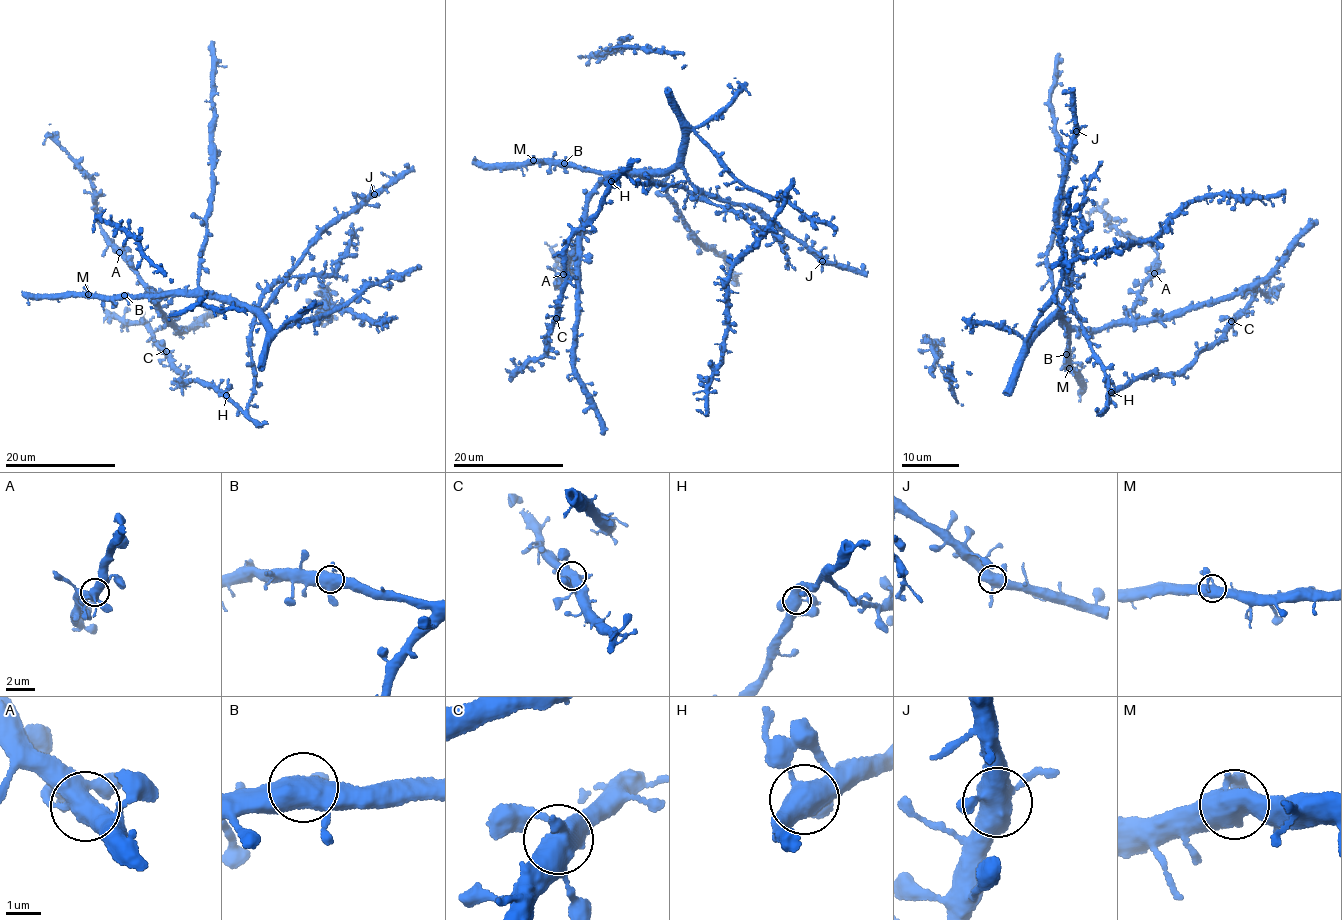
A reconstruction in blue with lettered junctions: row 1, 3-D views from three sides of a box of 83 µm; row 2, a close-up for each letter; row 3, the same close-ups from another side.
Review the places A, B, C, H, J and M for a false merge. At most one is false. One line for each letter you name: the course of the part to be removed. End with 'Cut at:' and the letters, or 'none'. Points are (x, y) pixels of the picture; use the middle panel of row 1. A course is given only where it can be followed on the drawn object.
Cut at: none

